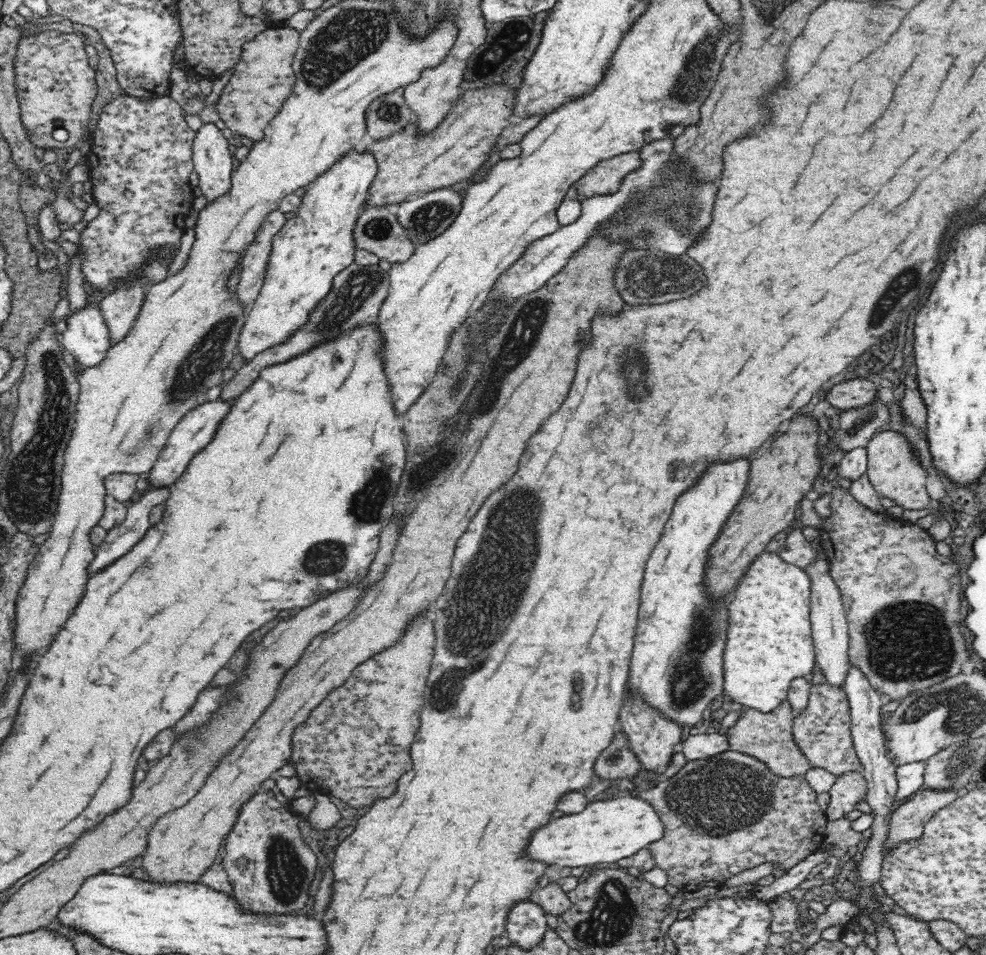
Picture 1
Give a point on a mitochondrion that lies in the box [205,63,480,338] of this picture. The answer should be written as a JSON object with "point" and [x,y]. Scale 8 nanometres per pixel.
{"point":[425,220]}

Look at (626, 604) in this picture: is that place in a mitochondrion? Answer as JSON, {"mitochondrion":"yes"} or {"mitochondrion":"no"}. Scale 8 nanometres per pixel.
{"mitochondrion":"no"}

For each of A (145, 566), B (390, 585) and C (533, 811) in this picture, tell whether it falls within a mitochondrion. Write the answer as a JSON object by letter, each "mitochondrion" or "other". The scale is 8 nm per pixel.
{"A":"mitochondrion","B":"other","C":"other"}

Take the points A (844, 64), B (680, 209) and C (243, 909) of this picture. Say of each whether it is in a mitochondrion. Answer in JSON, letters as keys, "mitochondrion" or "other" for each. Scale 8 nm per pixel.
{"A":"other","B":"mitochondrion","C":"other"}

